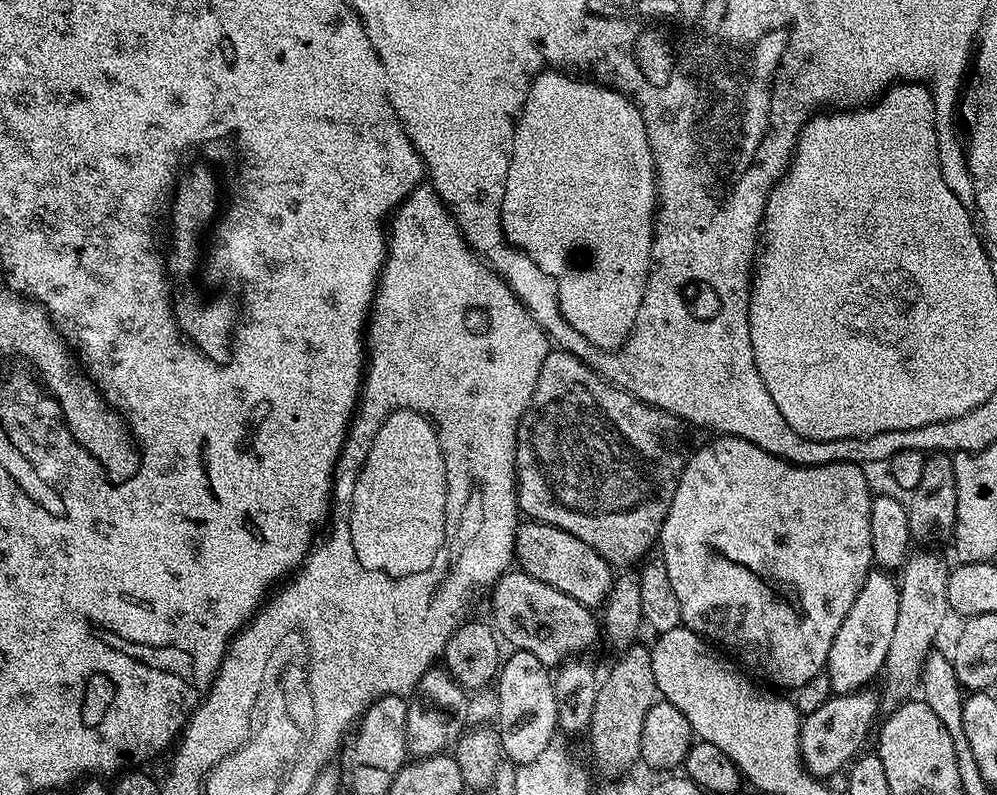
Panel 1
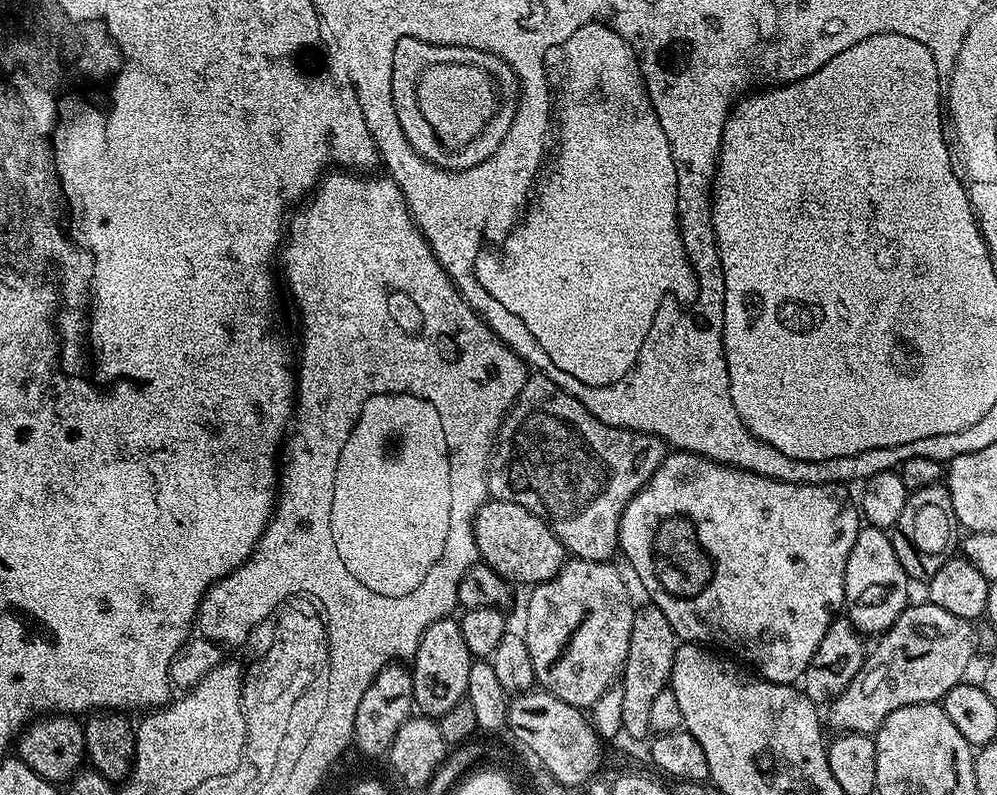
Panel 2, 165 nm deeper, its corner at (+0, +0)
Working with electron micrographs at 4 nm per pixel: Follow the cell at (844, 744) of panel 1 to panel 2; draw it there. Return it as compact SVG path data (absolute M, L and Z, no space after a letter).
M927 602L913 603L905 608L903 614L888 627L887 632L879 637L876 649L869 651L864 658L864 664L854 674L850 686L842 690L836 699L827 705L826 724L837 733L862 732L874 734L886 722L894 710L911 704L931 704L943 701L944 696L955 684L961 683L972 664L972 655L978 649L978 636L972 633L973 625L966 620L958 619L954 614L946 614L942 606L934 606Z

